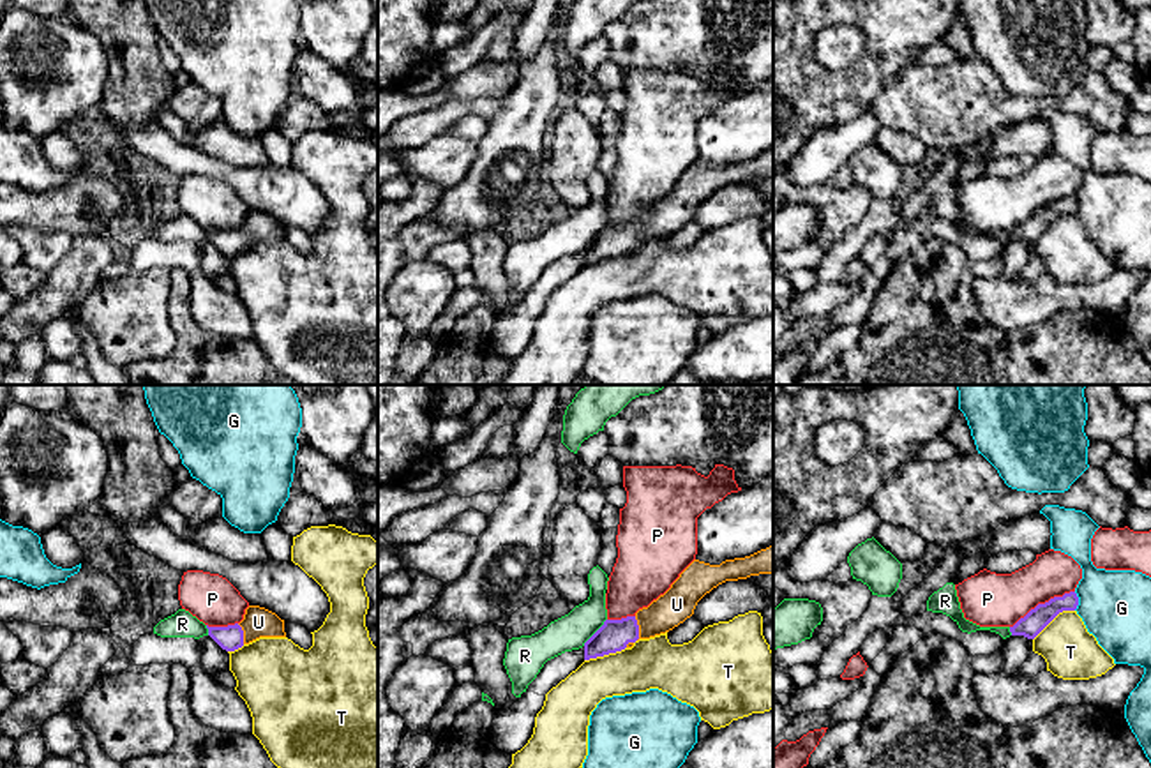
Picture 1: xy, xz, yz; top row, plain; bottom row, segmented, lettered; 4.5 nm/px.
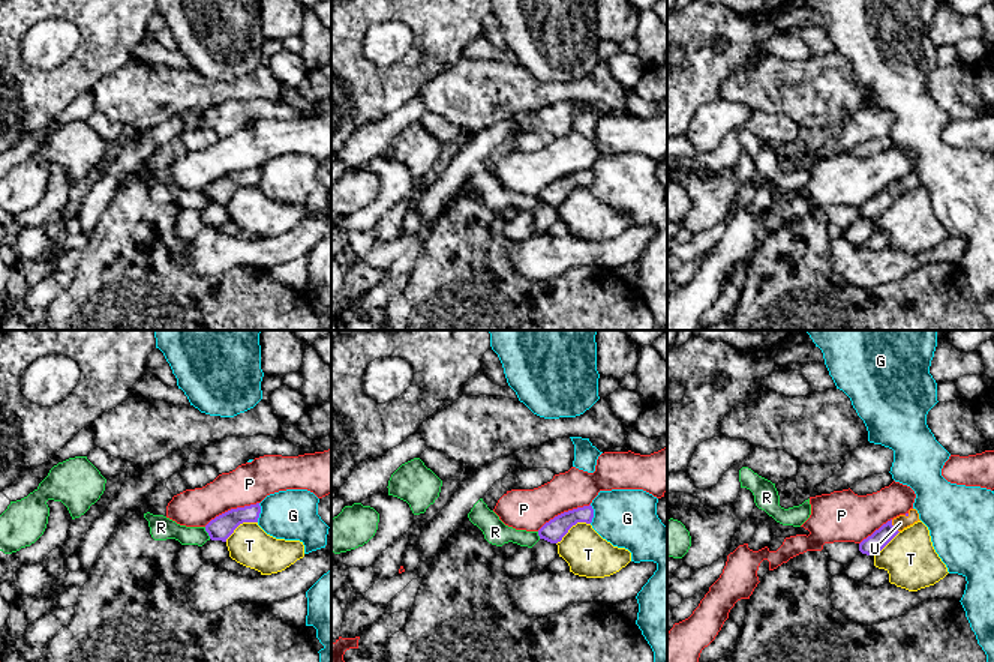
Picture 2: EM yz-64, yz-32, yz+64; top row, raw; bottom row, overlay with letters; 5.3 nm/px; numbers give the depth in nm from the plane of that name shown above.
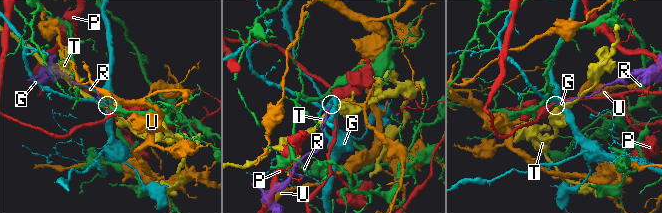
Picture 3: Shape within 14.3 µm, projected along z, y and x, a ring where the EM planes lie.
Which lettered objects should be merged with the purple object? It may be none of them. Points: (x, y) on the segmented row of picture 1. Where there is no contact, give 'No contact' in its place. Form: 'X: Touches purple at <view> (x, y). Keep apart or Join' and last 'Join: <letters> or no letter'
G: Touches purple at yz (1077, 601). Keep apart
P: Touches purple at yz (1042, 604). Keep apart
R: Touches purple at xz (595, 632). Keep apart
T: Touches purple at xz (604, 654). Keep apart
U: Touches purple at xz (638, 629). Join
Join: U

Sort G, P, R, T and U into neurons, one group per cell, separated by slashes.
G / P / R / T / U

